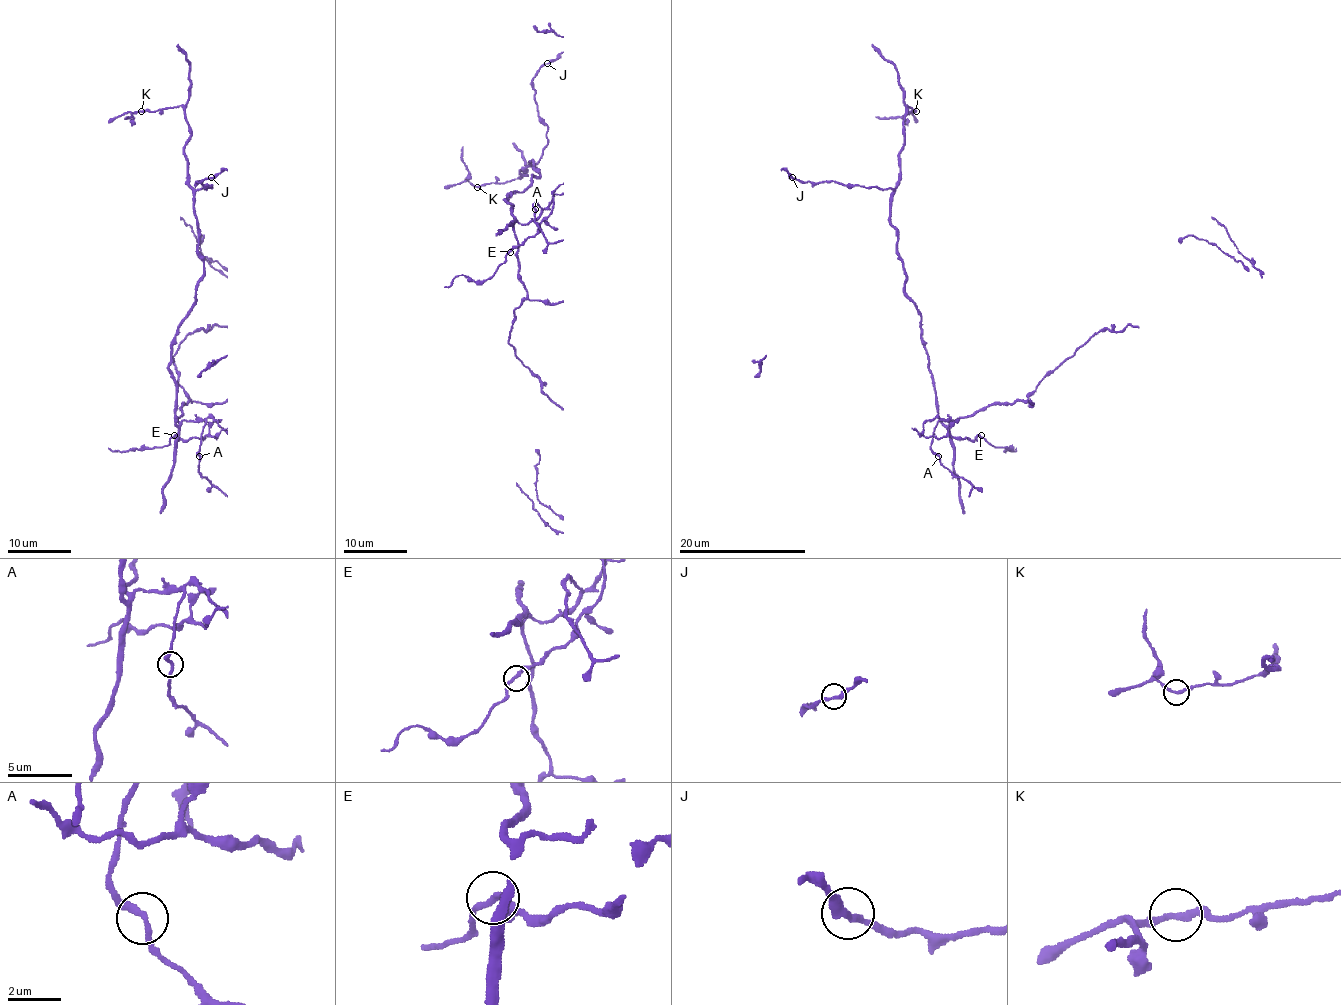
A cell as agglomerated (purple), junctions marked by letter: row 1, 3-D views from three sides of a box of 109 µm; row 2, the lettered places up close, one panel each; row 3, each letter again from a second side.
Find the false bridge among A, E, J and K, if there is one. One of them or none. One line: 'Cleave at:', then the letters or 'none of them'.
Cleave at: none of them

